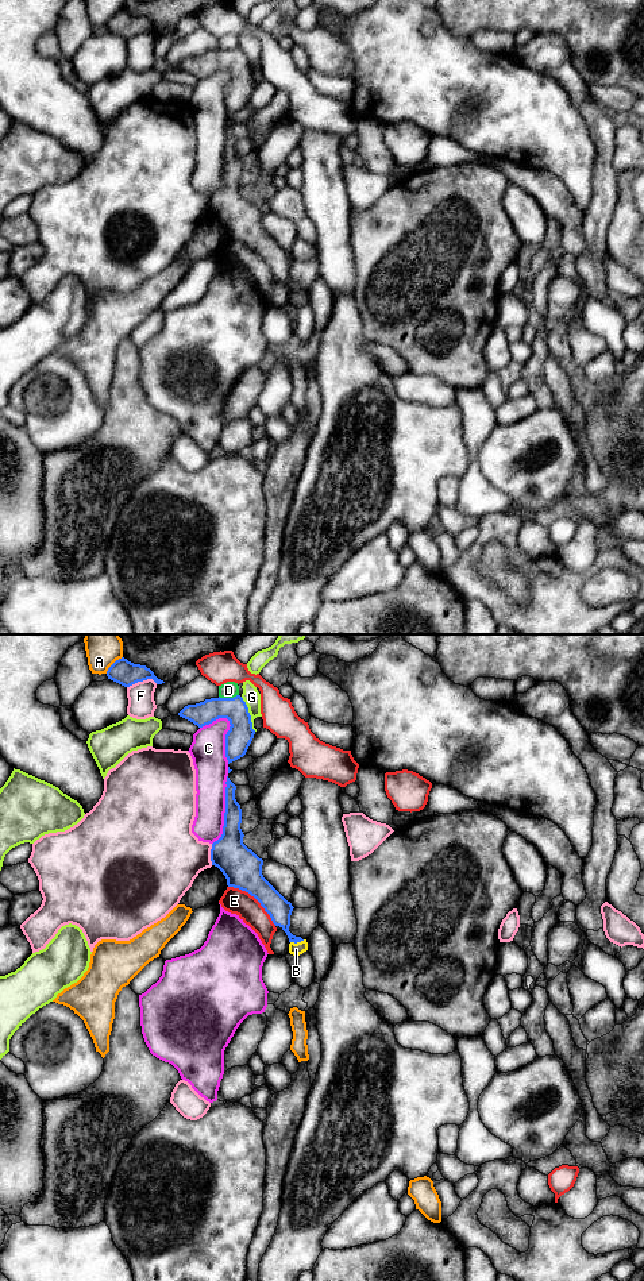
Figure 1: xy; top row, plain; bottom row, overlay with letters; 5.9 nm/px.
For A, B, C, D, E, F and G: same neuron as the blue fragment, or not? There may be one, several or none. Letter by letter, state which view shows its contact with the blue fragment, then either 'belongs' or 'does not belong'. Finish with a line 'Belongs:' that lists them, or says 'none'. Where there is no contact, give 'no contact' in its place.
A: xy | does not belong
B: xy | belongs
C: xy | does not belong
D: xy | does not belong
E: xy | does not belong
F: xy | does not belong
G: xy | does not belong
Belongs: B

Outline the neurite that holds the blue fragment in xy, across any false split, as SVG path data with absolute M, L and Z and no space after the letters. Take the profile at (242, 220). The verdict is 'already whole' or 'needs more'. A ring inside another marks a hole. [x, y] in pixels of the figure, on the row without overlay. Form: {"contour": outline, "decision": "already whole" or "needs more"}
{"contour": "M227 128L225 165L221 189L212 196L211 213L227 231L227 238L254 248L273 275L289 290L289 305L300 308L308 302L306 292L289 283L293 258L262 227L263 212L243 196L242 161L235 151L236 138Z", "decision": "needs more"}

